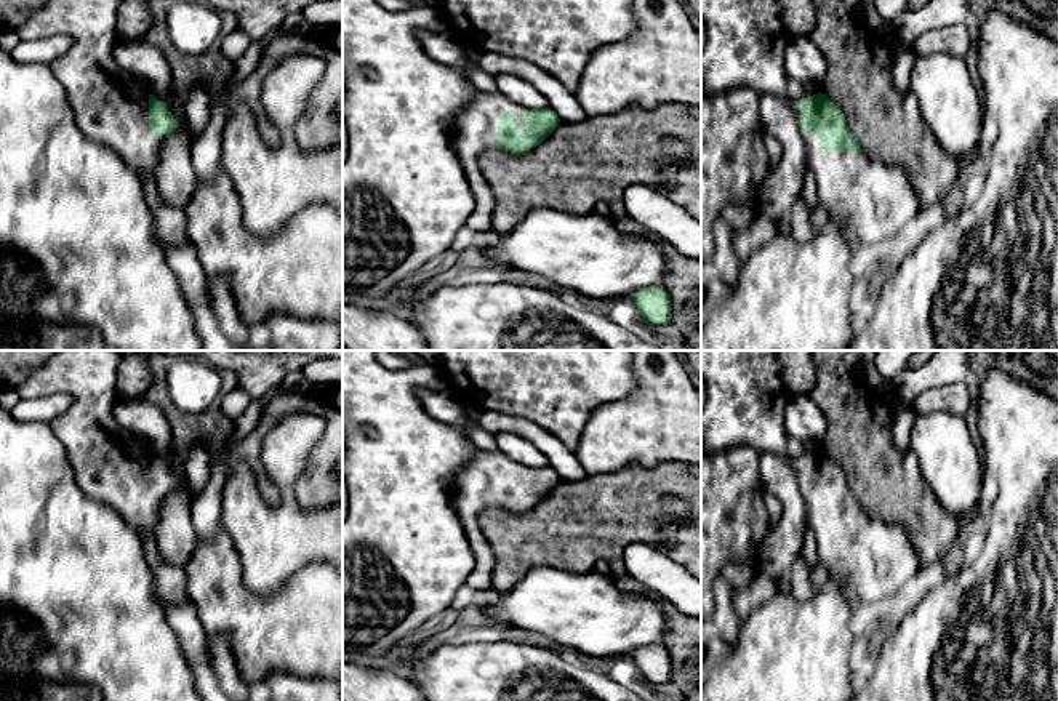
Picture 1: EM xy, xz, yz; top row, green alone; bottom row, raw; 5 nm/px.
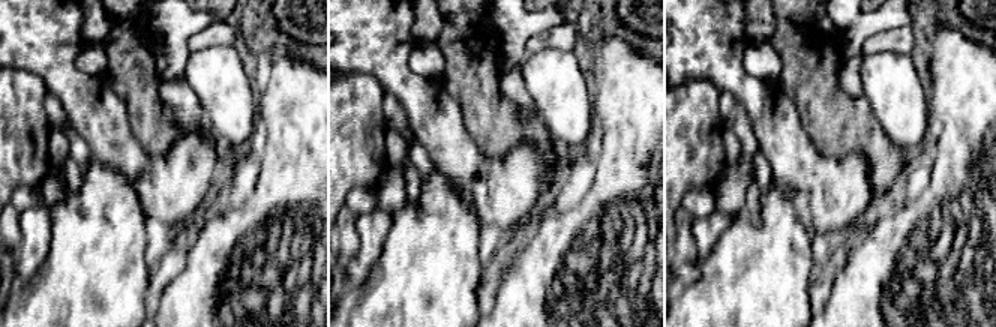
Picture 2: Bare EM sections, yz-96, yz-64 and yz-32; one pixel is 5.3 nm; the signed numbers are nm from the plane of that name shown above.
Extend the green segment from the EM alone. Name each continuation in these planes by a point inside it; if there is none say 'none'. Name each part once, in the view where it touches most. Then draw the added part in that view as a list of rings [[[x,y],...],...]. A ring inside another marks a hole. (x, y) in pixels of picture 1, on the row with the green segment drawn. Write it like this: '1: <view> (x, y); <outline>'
1: xz (477, 124); [[[475,91],[474,99],[456,115],[455,149],[474,195],[474,210],[466,227],[485,232],[493,229],[495,194],[475,166],[475,158],[487,149],[498,149],[498,122],[501,112],[515,115],[523,122],[523,107],[512,102],[501,91]]]

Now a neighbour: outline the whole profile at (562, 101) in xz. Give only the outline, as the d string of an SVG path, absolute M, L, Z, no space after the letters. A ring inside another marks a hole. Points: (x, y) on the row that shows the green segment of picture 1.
M479 53L479 66L495 77L498 74L514 74L533 83L546 96L549 107L559 115L562 123L578 123L587 117L575 93L530 61L495 53Z

